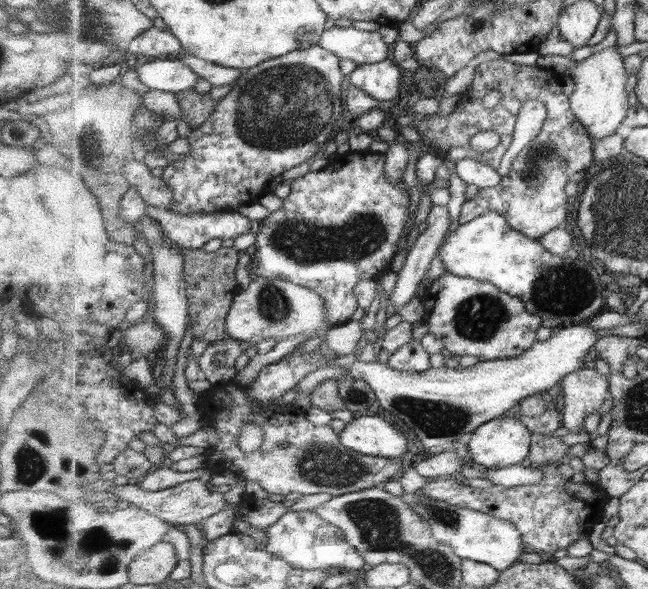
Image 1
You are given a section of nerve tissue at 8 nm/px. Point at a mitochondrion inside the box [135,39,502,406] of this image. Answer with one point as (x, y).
(280, 107)

